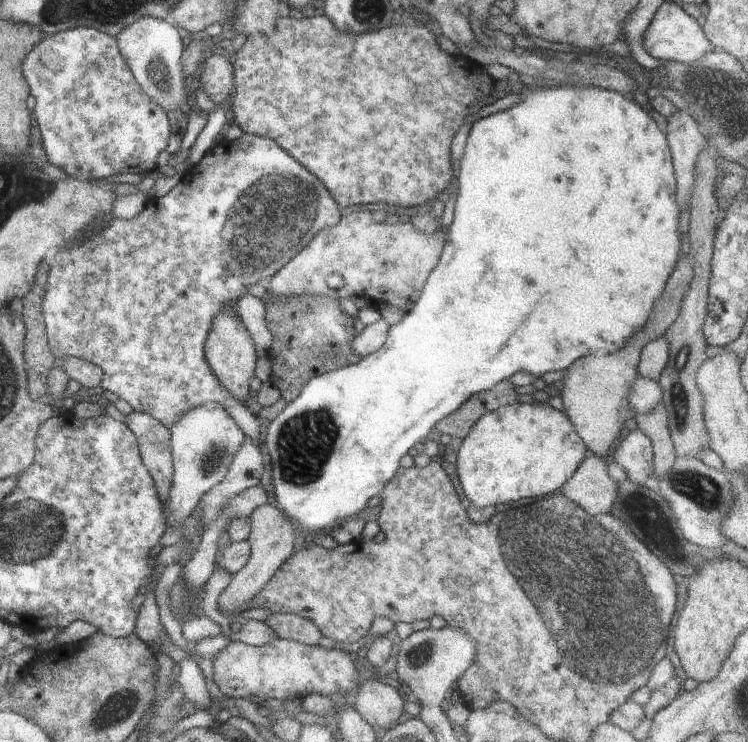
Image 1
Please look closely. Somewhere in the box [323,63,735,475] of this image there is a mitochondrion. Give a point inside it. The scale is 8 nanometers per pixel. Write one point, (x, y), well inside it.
(679, 400)

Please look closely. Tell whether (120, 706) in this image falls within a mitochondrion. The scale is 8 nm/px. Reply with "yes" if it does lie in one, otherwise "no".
yes

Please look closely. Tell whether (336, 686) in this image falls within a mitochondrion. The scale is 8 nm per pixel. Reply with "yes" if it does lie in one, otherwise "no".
no

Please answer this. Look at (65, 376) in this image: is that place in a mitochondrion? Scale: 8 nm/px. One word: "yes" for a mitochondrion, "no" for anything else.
no

